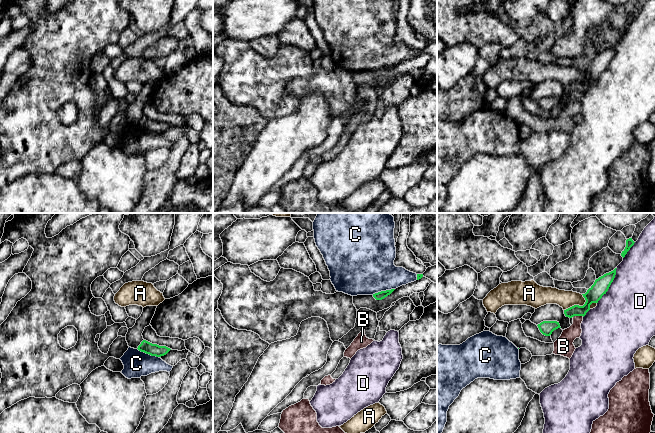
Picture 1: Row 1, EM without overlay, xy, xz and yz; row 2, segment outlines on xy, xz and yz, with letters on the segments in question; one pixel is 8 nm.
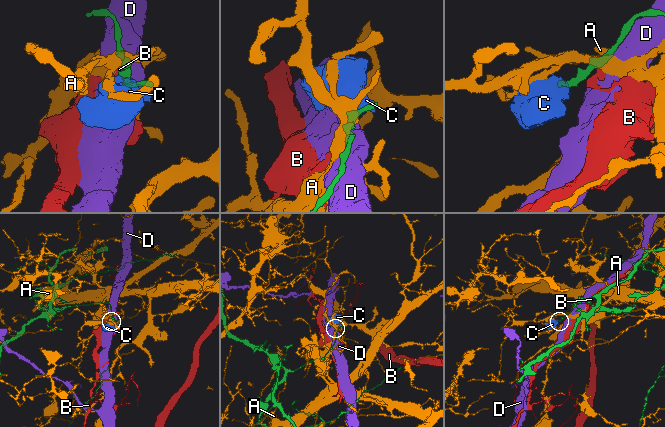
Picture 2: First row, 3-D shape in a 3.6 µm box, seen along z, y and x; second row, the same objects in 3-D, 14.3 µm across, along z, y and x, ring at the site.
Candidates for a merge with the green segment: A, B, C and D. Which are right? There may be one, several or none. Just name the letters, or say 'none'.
none

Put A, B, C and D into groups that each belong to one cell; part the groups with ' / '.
A / B / C / D

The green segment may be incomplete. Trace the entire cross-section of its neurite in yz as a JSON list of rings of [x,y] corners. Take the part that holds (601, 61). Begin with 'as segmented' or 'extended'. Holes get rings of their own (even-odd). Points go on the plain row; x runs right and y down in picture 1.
as segmented; [[[617,44],[596,55],[594,60],[587,66],[587,68],[585,70],[582,70],[586,76],[585,80],[583,82],[574,81],[564,86],[565,92],[569,94],[572,94],[574,92],[584,93],[586,89],[590,86],[590,81],[592,79],[598,79],[602,72],[606,70],[615,54],[616,45]]]

